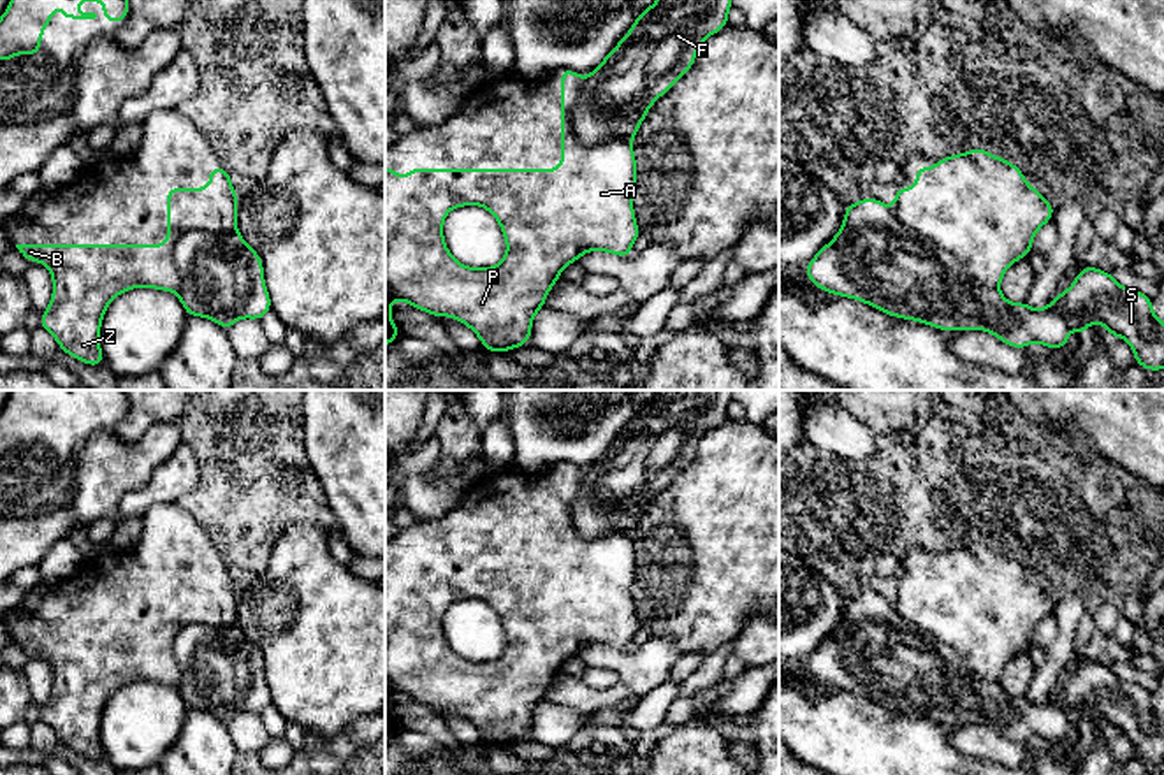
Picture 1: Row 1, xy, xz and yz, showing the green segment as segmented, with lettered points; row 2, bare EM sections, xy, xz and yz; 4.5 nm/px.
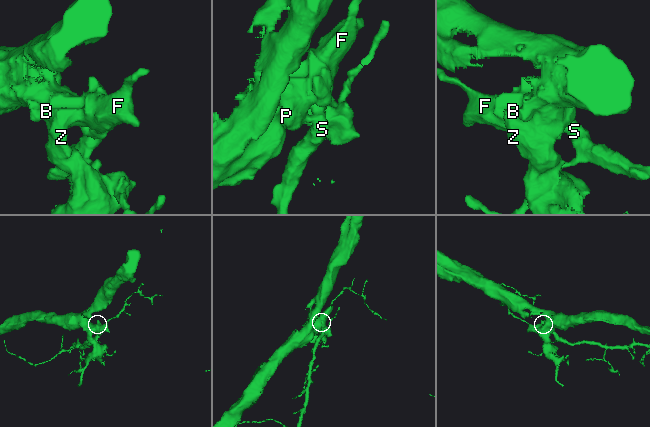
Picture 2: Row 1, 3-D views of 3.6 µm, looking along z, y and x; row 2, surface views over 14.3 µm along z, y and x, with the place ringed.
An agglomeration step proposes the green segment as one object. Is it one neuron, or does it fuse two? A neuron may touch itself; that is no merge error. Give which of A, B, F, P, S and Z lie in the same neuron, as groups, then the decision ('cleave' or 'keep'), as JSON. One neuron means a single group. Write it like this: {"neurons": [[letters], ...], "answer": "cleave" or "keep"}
{"neurons": [["A", "B", "P", "Z"], ["F", "S"]], "answer": "cleave"}

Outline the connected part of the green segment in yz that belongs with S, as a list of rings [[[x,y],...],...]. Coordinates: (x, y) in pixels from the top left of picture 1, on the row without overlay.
[[[874,590],[846,598],[837,629],[814,648],[804,666],[819,684],[865,696],[890,710],[941,724],[986,724],[1013,742],[1027,742],[1034,735],[1051,743],[1064,742],[1073,722],[1085,731],[1085,724],[1097,715],[1113,731],[1131,738],[1134,756],[1141,761],[1164,763],[1164,713],[1153,708],[1150,691],[1120,680],[1111,666],[1085,659],[1069,684],[1059,685],[1048,699],[1034,703],[1025,696],[1011,698],[999,682],[969,673],[949,647],[906,620],[893,601]]]

